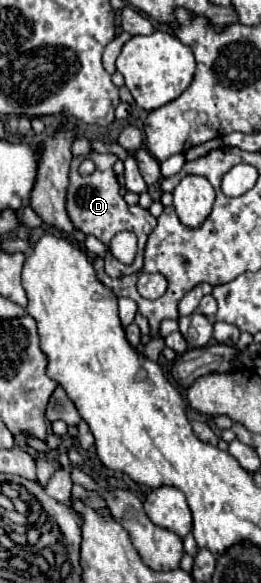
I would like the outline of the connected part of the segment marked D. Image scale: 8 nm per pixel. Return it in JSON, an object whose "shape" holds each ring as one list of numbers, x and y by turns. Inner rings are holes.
{"shape":[[90,151,88,155,84,157,74,157,72,159,72,167,70,167,70,187,68,187,68,195,66,195,66,211,68,211,68,217,72,221,72,225,76,229,80,229,82,233,86,235,94,235,98,237,106,247,110,245,112,237,120,231,132,231,136,237,138,237,138,253,136,253,136,259,132,265,124,265,120,263,110,251,106,253,104,257,104,269,110,277,120,277,120,275,132,275,136,273,140,267,142,267,142,253,144,253,144,247,146,247,146,239,148,235,152,233,152,229,156,227,156,217,150,215,148,209,142,209,140,205,128,205,124,201,124,197,120,195,120,185,118,185,118,179,116,179,116,173,112,169,114,161,118,157,112,155,112,153,96,153,96,151],[82,159,92,159,94,165,96,165,96,171,88,177,82,177,78,173,78,165]]}

